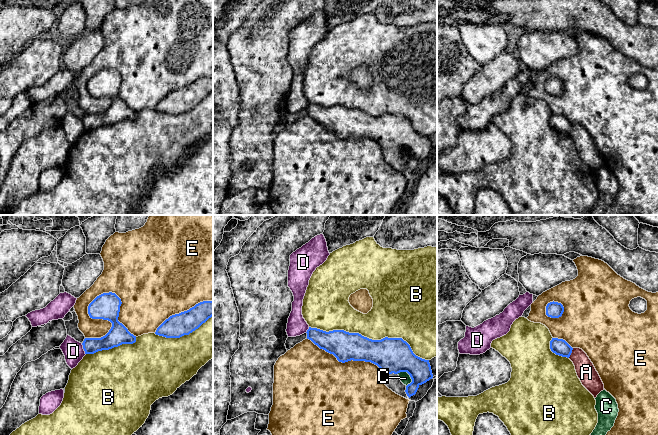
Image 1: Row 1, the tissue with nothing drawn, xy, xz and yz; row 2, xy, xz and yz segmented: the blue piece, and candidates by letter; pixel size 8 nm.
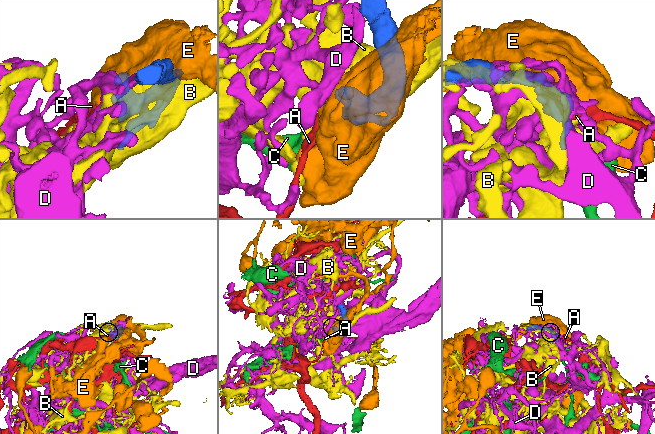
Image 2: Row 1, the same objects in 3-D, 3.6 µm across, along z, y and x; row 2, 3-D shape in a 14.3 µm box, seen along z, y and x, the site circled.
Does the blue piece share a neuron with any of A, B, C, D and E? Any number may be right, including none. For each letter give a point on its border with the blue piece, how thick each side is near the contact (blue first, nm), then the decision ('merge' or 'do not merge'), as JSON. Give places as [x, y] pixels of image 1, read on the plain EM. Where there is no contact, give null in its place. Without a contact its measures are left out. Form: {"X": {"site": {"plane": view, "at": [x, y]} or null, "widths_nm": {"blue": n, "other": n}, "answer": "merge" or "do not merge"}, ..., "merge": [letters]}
{"A": {"site": {"plane": "yz", "at": [571, 128]}, "widths_nm": {"blue": 130, "other": 160}, "answer": "do not merge"}, "B": {"site": {"plane": "xz", "at": [370, 115]}, "widths_nm": {"blue": 280, "other": 340}, "answer": "do not merge"}, "C": {"site": {"plane": "xz", "at": [406, 147]}, "widths_nm": {"blue": 280, "other": 90}, "answer": "do not merge"}, "D": {"site": {"plane": "xy", "at": [84, 125]}, "widths_nm": {"blue": 140, "other": 160}, "answer": "do not merge"}, "E": {"site": {"plane": "xy", "at": [121, 79]}, "widths_nm": {"blue": 220, "other": 500}, "answer": "do not merge"}, "merge": []}

